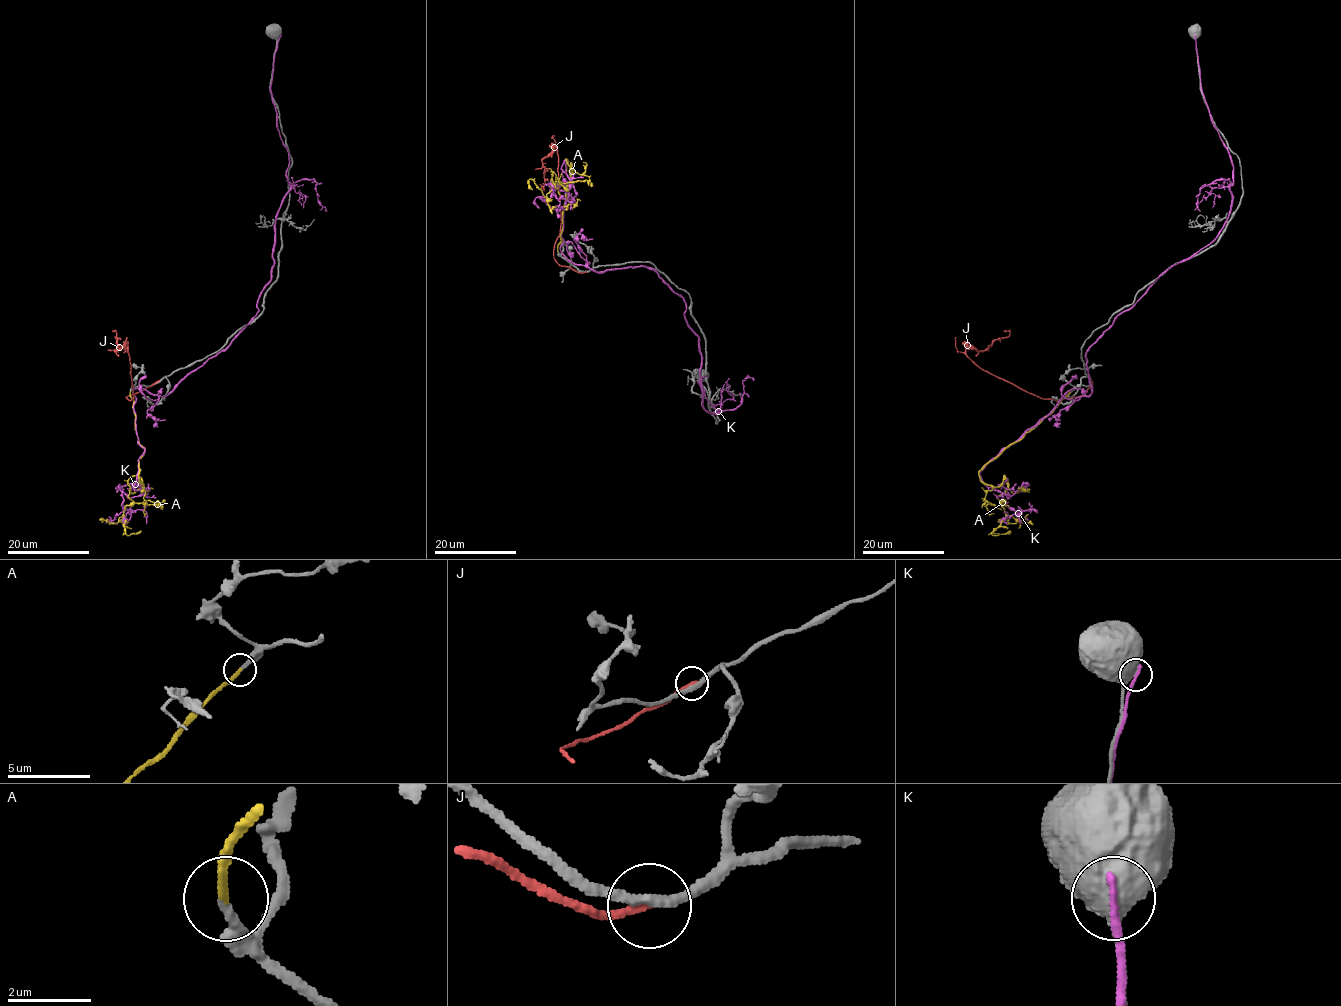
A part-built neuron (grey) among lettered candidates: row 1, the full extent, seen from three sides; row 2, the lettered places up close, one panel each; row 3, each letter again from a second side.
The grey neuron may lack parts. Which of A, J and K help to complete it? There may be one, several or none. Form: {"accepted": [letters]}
{"accepted": ["A"]}

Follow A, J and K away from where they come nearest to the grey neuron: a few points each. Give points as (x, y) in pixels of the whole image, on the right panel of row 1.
A: (1070, 392), (979, 472), (994, 486), (1005, 476), (1007, 489), (997, 497), (1015, 521), (999, 520), (1009, 520)
J: (1091, 380), (1086, 393), (1057, 400), (1040, 398), (979, 368), (966, 349), (984, 351), (1009, 334), (1004, 330)
K: (1195, 37), (1231, 162), (1231, 208), (1210, 243), (1091, 345), (1091, 393), (1072, 389), (980, 472), (1024, 517)

